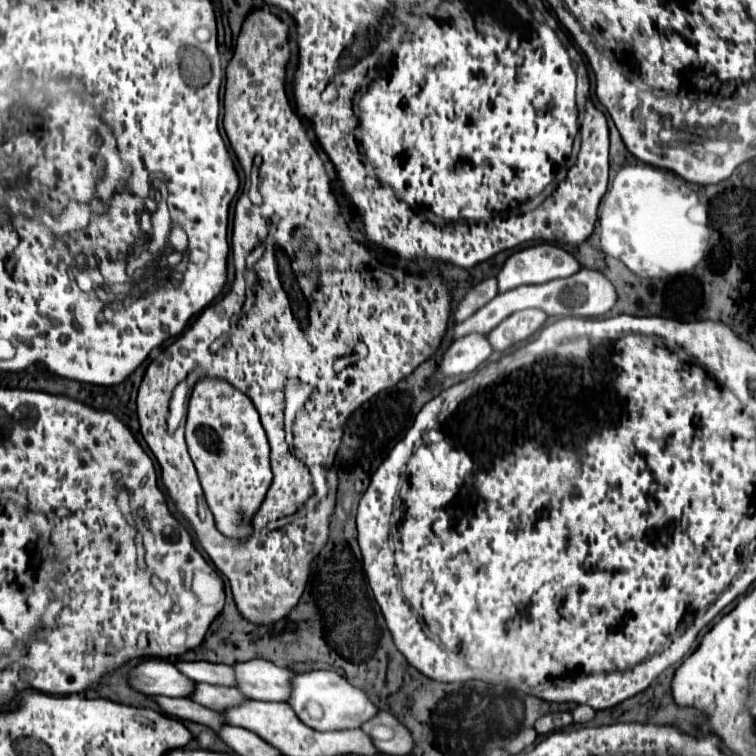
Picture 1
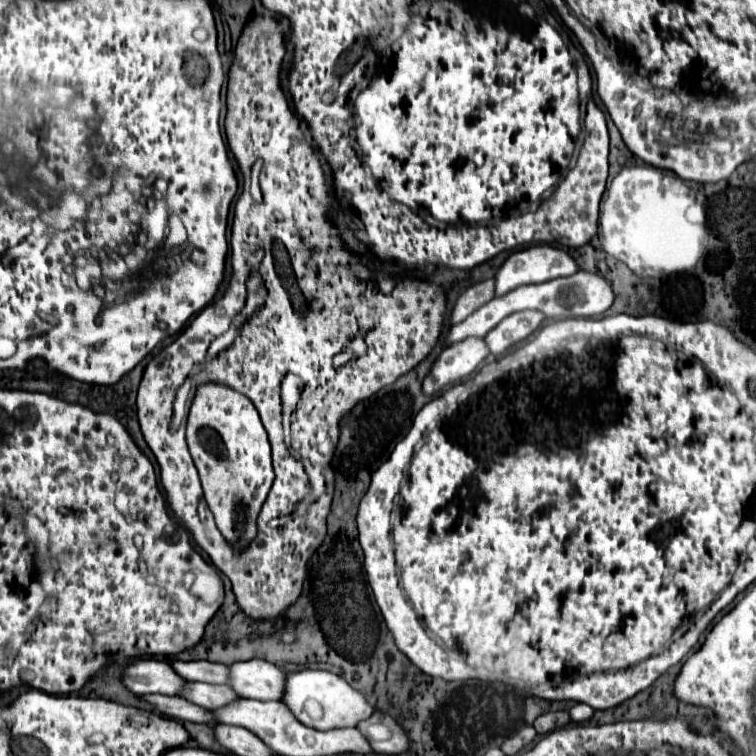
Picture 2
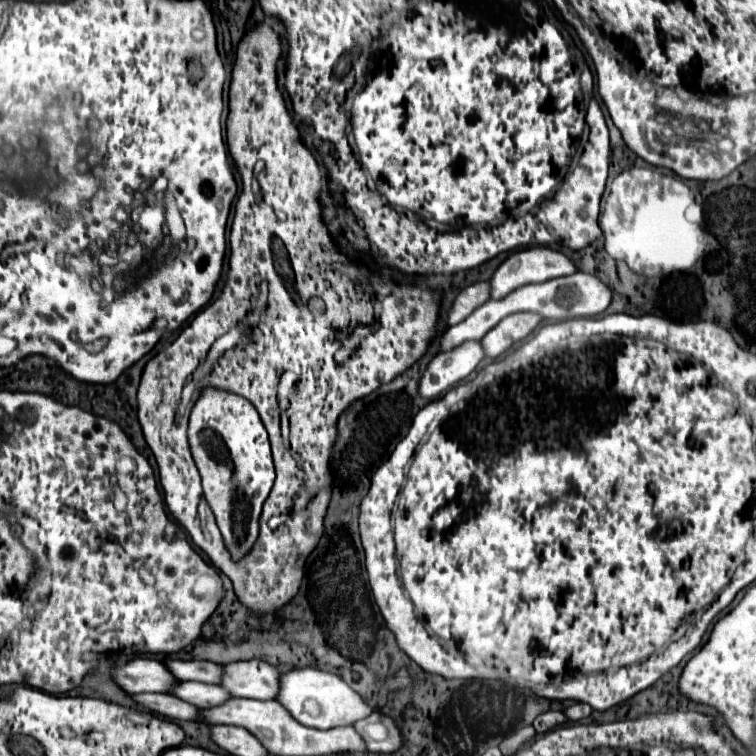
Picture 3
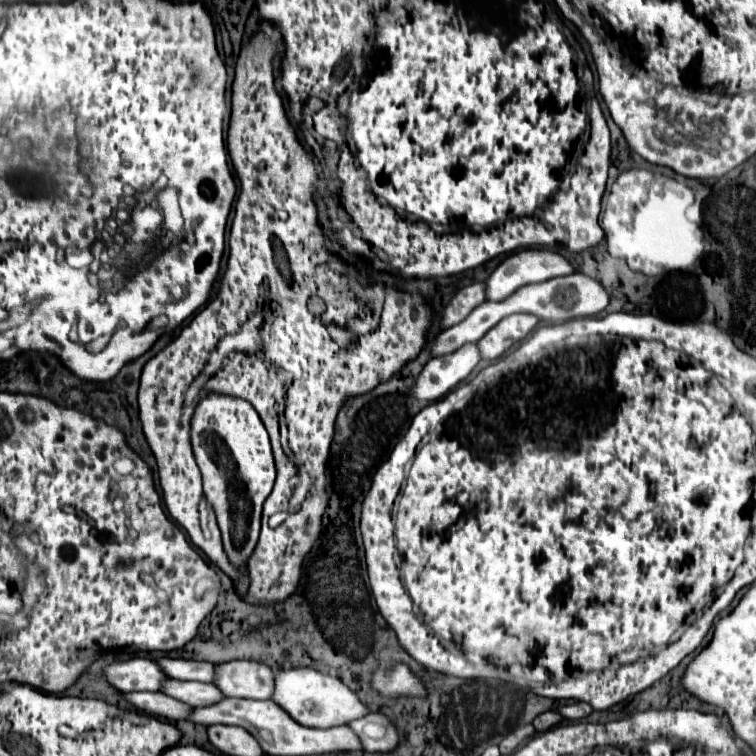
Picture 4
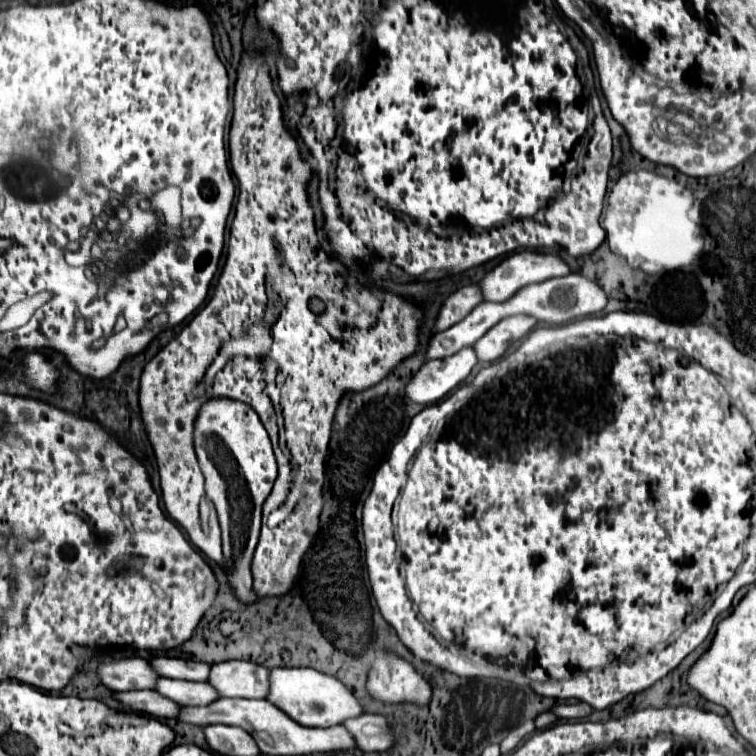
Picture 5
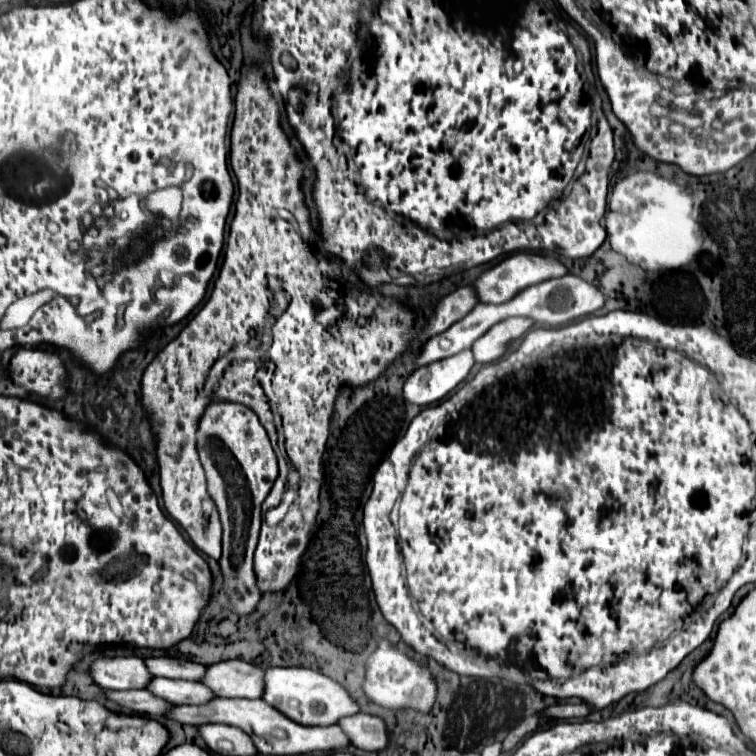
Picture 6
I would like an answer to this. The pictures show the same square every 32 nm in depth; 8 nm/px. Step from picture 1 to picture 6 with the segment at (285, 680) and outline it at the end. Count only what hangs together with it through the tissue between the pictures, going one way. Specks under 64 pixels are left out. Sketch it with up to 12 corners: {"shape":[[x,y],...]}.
{"shape":[[244,660],[208,666],[216,696],[262,698],[264,668]]}

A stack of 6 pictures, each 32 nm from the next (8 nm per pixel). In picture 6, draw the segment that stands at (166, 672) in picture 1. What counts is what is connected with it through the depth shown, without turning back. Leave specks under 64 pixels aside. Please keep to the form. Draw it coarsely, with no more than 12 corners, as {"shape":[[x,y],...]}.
{"shape":[[100,658],[94,682],[106,690],[146,688],[142,658]]}

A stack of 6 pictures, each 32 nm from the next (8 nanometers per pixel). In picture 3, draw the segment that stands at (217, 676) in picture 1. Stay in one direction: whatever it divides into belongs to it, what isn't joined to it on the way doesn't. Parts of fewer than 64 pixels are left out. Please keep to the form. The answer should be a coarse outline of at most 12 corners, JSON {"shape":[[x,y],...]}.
{"shape":[[164,660],[178,680],[222,682],[222,666],[198,660]]}

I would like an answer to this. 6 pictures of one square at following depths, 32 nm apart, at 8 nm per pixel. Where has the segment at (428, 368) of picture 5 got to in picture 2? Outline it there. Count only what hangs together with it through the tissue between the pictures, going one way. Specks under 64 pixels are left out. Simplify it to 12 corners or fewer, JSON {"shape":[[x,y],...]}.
{"shape":[[476,336],[448,346],[422,386],[434,394],[472,374],[490,350]]}

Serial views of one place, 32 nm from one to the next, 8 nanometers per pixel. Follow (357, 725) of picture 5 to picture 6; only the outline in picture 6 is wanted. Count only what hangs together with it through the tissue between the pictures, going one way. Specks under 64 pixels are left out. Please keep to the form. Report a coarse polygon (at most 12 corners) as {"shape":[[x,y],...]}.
{"shape":[[360,712],[342,718],[350,742],[378,752],[388,746],[386,724]]}

